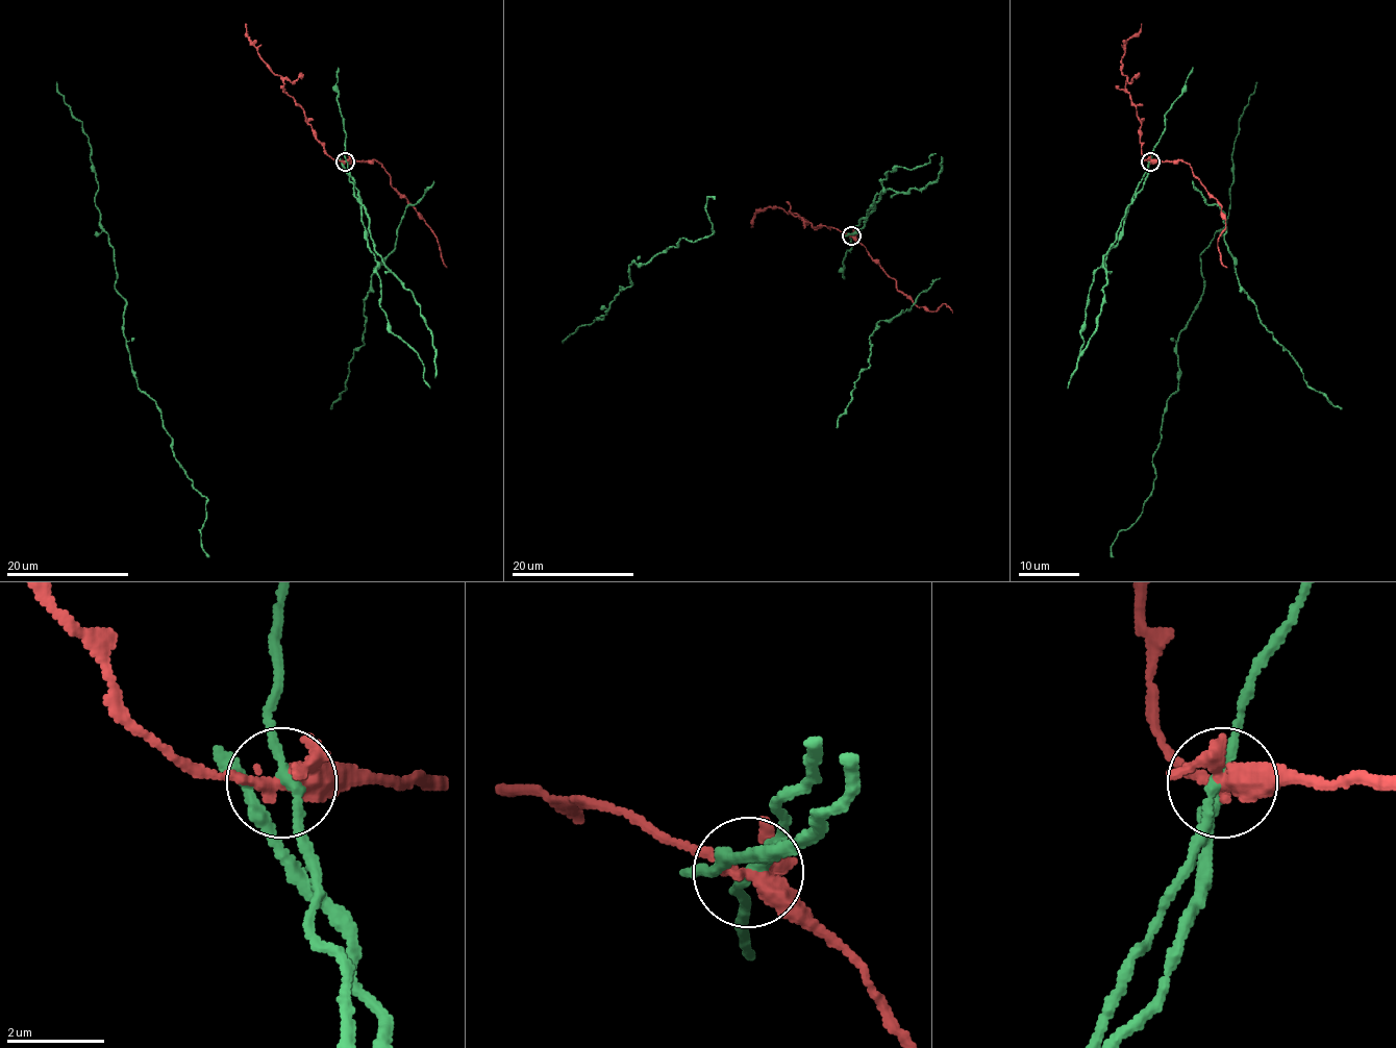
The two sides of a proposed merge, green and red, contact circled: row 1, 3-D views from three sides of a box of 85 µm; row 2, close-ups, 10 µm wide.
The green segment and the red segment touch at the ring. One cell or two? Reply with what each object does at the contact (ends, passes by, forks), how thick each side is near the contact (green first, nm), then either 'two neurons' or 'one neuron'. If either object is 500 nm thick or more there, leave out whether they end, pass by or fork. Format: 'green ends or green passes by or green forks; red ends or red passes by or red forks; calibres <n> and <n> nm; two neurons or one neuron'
green passes by; red forks; calibres 180 and 320 nm; two neurons

